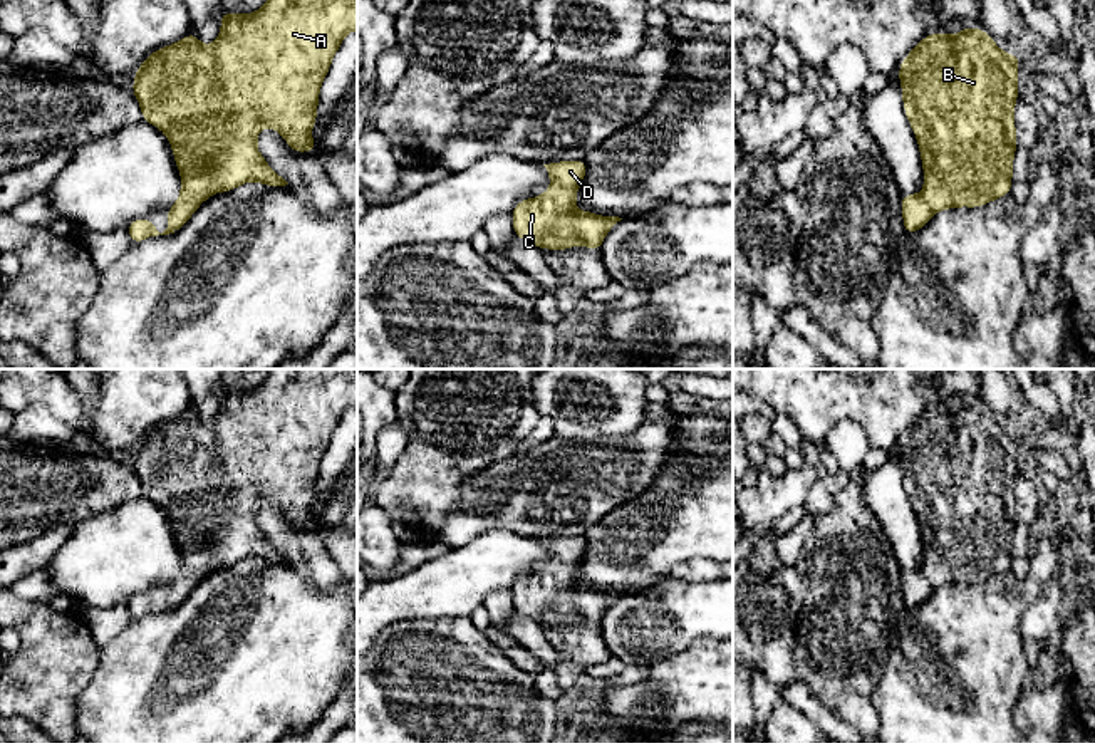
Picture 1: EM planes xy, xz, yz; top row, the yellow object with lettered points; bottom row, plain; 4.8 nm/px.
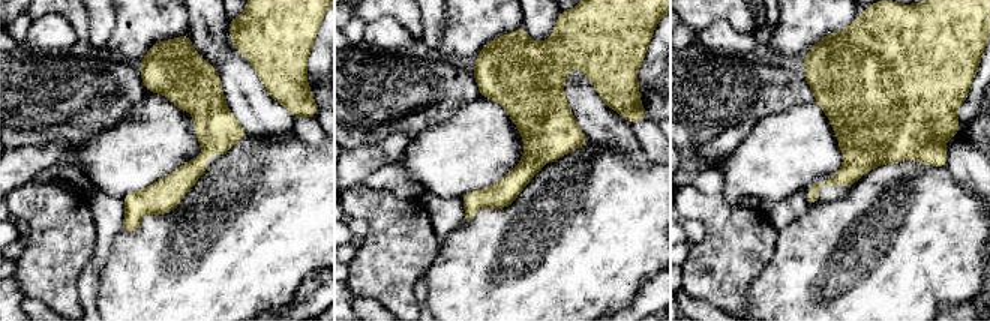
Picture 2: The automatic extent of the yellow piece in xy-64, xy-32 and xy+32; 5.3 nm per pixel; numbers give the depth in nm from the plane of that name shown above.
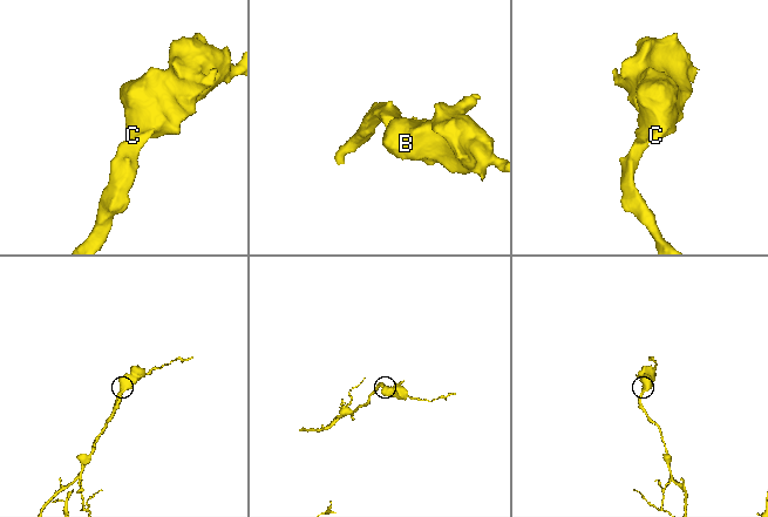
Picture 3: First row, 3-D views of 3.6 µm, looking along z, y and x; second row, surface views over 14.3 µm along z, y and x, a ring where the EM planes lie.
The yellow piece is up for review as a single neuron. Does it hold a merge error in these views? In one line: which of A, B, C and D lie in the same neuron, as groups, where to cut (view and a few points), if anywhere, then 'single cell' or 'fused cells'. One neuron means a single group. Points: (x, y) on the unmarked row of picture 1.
groups A B C D; cut none; single cell

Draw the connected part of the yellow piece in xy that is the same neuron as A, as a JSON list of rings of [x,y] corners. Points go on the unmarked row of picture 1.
[[[270,369],[265,381],[250,391],[240,391],[240,389],[225,386],[221,389],[220,413],[211,421],[203,421],[198,416],[198,413],[191,408],[184,414],[153,428],[136,446],[134,460],[131,463],[141,481],[143,496],[148,496],[149,500],[159,503],[169,515],[169,520],[176,535],[176,542],[181,548],[181,569],[176,579],[171,584],[168,584],[168,604],[163,609],[159,609],[156,600],[151,599],[148,594],[139,594],[127,600],[127,607],[132,616],[132,621],[138,621],[139,617],[149,612],[169,611],[169,609],[178,607],[179,604],[184,602],[189,592],[198,585],[198,582],[206,574],[220,567],[231,567],[236,562],[243,559],[250,559],[250,557],[260,557],[265,562],[288,560],[282,552],[275,550],[270,545],[265,533],[258,528],[257,512],[262,503],[268,501],[283,512],[283,515],[287,517],[292,527],[297,527],[297,528],[315,527],[317,518],[310,513],[310,507],[317,495],[319,466],[330,444],[332,433],[335,431],[344,413],[350,406],[357,406],[357,369]]]

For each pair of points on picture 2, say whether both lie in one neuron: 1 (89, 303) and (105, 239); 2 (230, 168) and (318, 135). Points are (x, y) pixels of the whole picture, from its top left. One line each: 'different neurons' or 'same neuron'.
1: same neuron
2: different neurons

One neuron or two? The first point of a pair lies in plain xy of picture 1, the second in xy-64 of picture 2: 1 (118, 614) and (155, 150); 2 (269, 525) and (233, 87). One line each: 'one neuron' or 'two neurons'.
1: two neurons
2: one neuron

